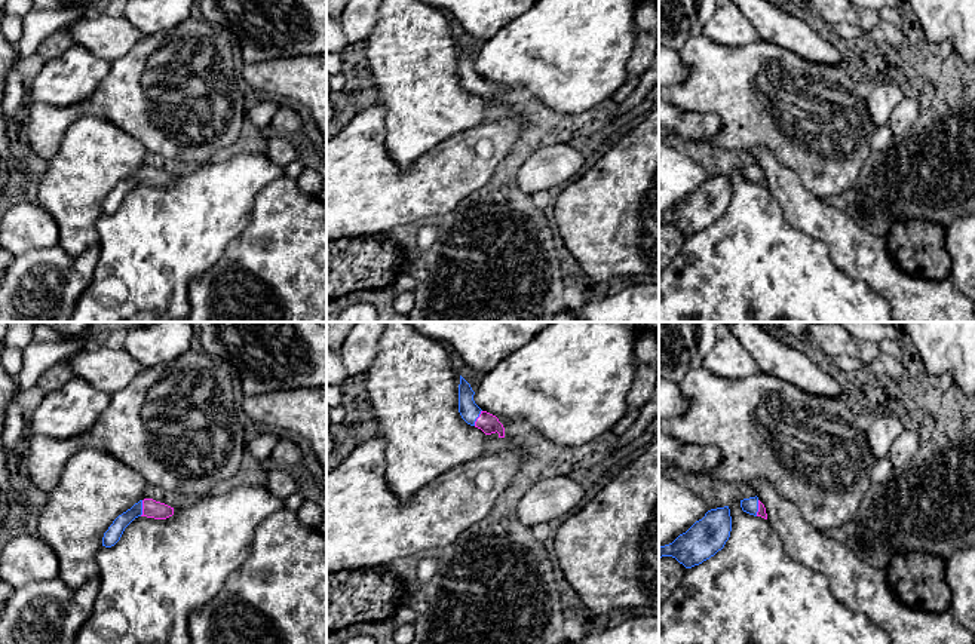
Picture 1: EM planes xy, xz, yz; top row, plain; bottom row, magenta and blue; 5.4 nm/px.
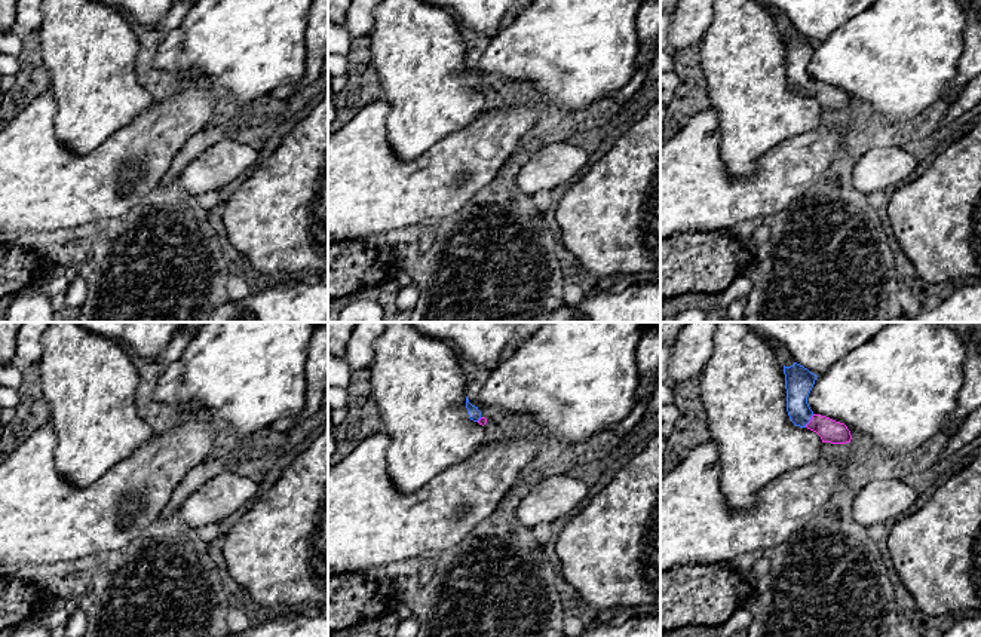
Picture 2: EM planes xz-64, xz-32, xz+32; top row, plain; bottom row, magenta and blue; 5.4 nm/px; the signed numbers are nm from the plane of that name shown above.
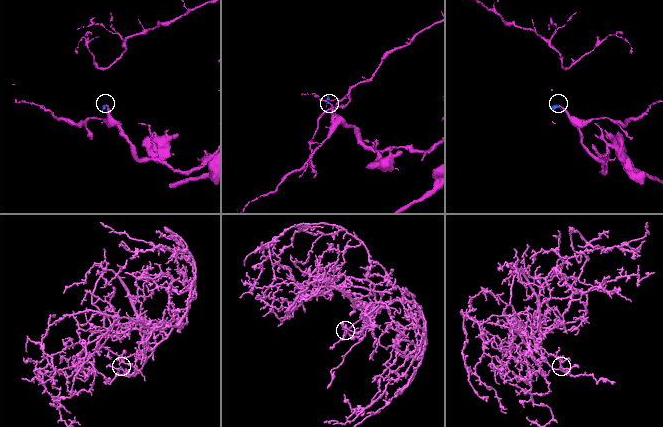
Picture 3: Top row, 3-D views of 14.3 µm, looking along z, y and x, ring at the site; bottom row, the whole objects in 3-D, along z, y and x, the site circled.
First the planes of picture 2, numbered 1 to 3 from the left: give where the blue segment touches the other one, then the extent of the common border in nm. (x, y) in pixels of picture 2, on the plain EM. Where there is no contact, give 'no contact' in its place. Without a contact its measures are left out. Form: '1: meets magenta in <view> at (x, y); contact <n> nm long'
1: no contact
2: meets magenta in xz-32 at (480, 86); contact 40 nm long
3: meets magenta in xz+32 at (811, 88); contact 90 nm long

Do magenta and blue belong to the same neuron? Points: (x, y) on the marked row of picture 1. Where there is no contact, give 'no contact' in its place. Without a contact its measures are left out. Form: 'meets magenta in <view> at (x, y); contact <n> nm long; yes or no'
meets magenta in xy at (143, 508); contact 90 nm long; yes

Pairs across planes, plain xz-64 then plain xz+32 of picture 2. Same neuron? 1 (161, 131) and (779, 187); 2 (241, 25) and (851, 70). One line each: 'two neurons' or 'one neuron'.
1: one neuron
2: one neuron

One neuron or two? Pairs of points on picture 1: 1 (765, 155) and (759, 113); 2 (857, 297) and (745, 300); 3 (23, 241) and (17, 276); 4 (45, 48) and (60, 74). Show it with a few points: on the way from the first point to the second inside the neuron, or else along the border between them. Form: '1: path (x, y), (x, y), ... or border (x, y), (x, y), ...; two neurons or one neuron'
1: border (747, 150), (766, 147), (791, 168); two neurons
2: path (828, 300), (773, 300); one neuron
3: border (54, 245), (33, 248), (15, 255); two neurons
4: border (73, 45), (45, 63); two neurons

